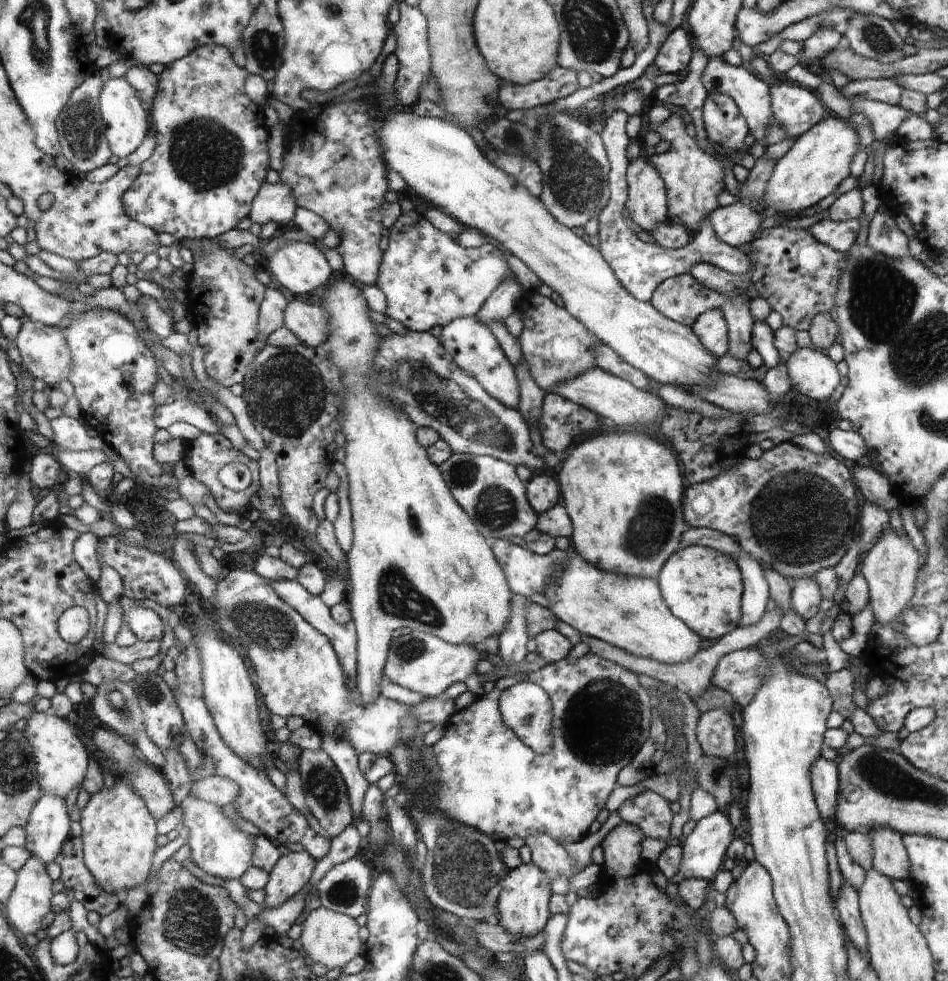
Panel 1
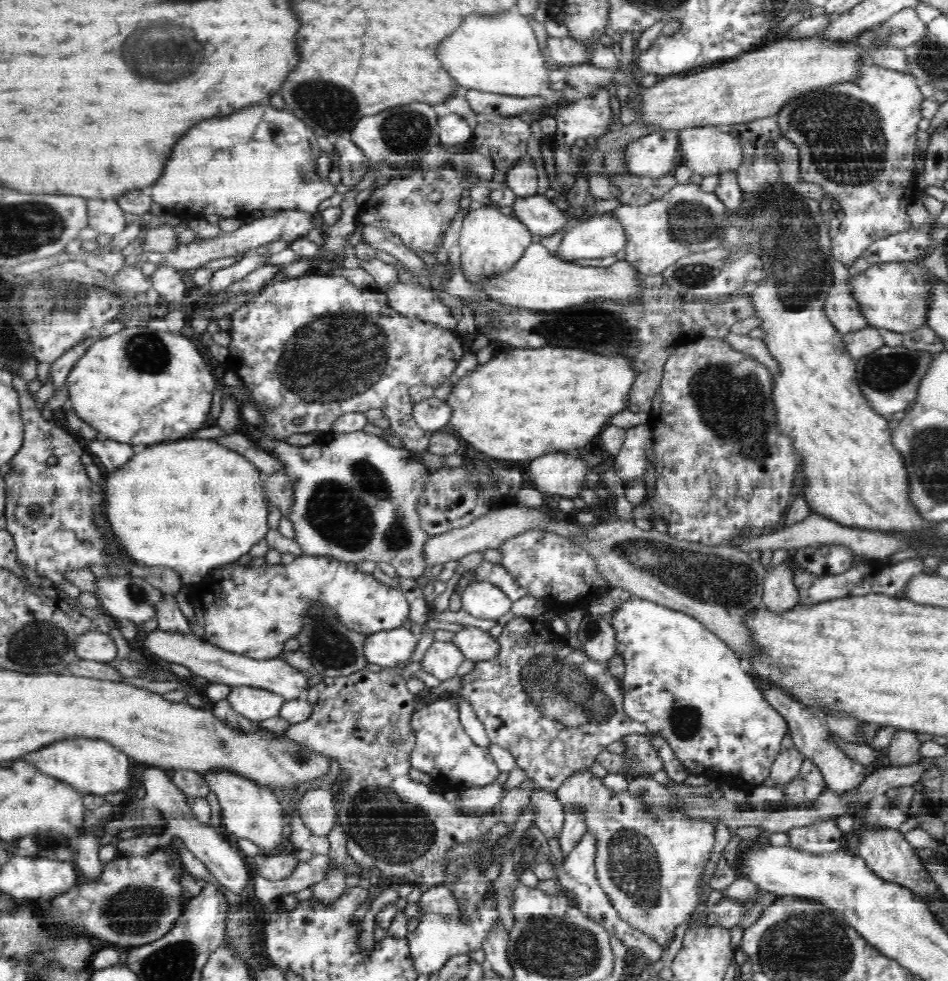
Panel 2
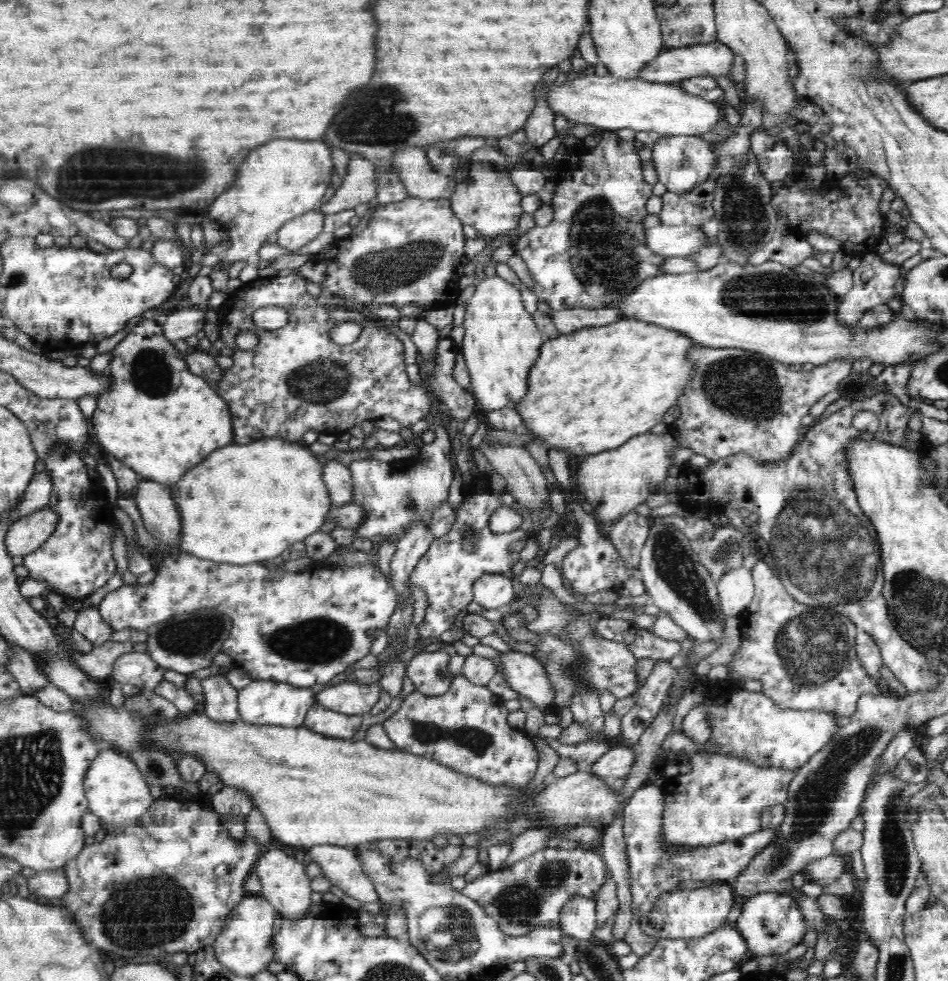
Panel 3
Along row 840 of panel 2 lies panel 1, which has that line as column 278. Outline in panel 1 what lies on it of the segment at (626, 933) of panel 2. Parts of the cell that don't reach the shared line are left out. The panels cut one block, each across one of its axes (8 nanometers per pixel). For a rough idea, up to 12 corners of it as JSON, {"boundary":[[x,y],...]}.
{"boundary":[[267,580],[334,646],[347,676],[358,664],[353,622],[338,624],[318,596],[298,582]]}

